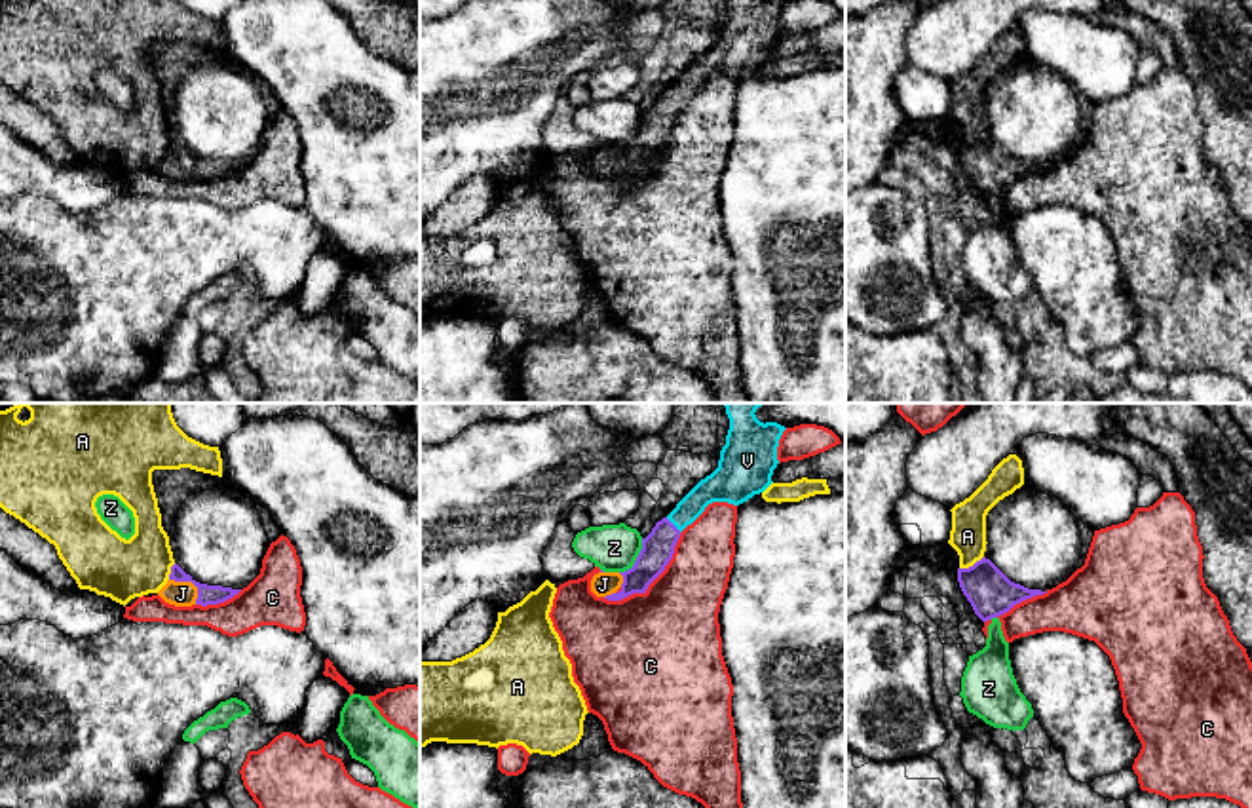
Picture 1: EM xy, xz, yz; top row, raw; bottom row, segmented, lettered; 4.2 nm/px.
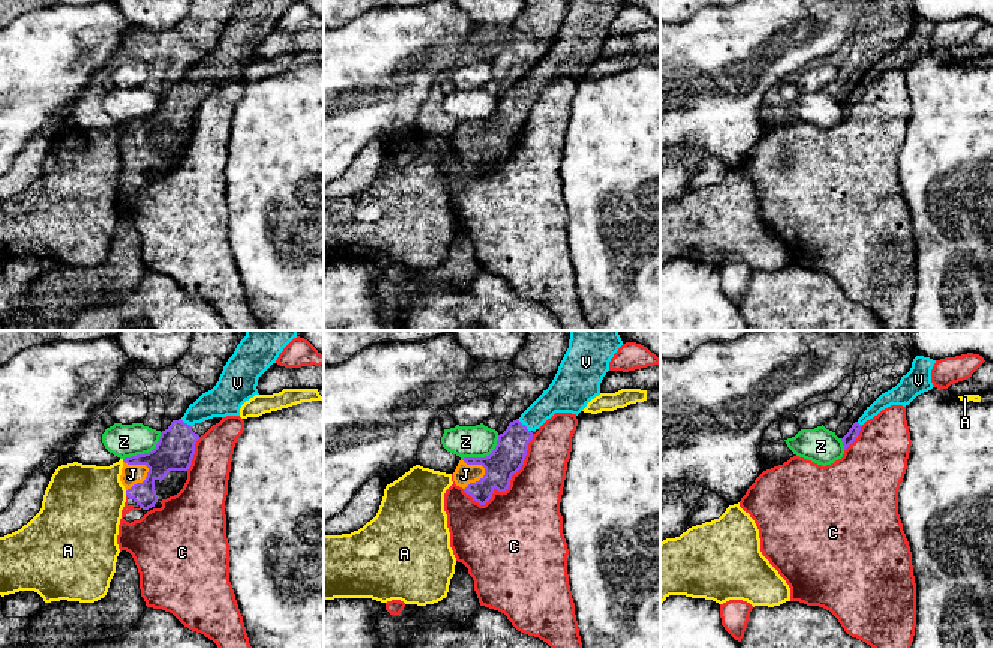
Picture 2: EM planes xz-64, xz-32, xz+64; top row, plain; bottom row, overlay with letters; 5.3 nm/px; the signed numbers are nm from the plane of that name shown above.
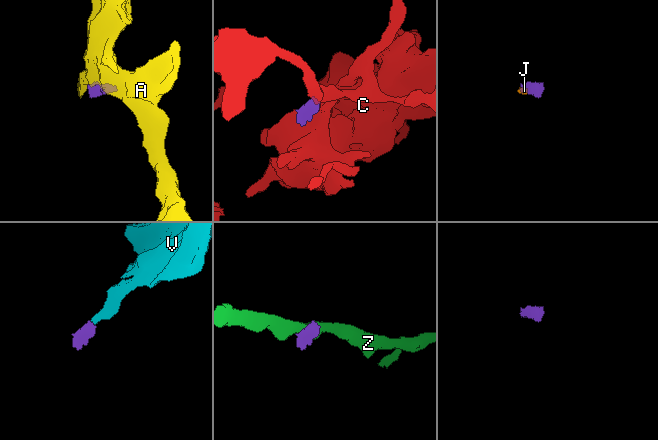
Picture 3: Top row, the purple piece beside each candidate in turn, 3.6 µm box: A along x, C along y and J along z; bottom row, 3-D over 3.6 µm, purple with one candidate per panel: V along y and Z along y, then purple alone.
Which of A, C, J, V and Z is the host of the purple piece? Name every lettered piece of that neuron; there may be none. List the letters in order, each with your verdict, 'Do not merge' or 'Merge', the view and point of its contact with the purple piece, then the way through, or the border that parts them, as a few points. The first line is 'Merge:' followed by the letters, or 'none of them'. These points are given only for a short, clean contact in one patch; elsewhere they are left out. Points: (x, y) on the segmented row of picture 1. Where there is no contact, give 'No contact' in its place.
Merge: J, V
A: Do not merge. Touches purple at yz (973, 565)
C: Do not merge. Touches purple at xz (652, 580)
J: Merge. Touches purple at xy (190, 580). Path across: xy (206, 594), (190, 580), (181, 594)
V: Merge. Touches purple at xz (671, 523). Path across: xz (658, 548), (671, 523), (703, 493), (717, 487)
Z: Do not merge. Touches purple at xz (637, 557). Boundary: xz (643, 538), (637, 559), (620, 573)

